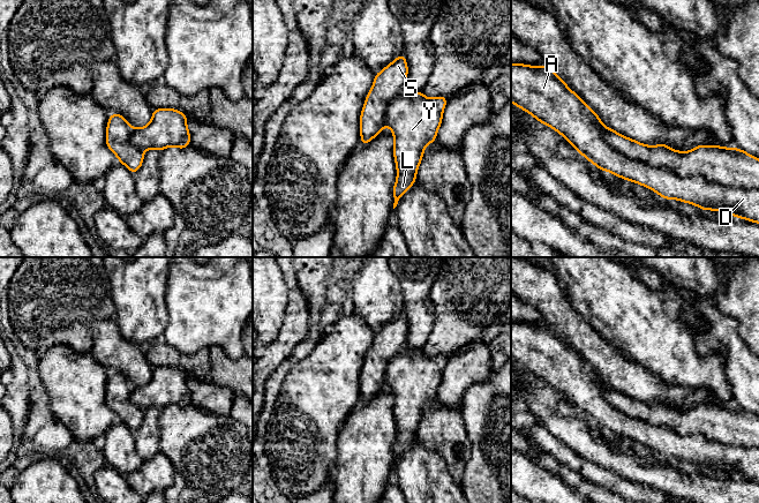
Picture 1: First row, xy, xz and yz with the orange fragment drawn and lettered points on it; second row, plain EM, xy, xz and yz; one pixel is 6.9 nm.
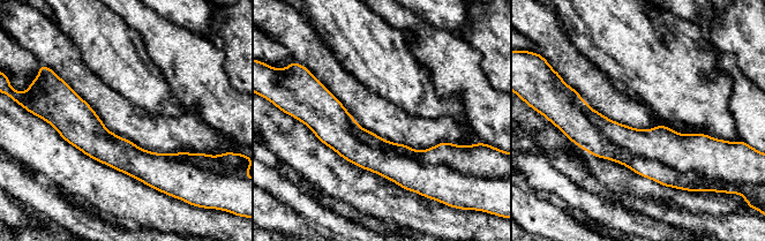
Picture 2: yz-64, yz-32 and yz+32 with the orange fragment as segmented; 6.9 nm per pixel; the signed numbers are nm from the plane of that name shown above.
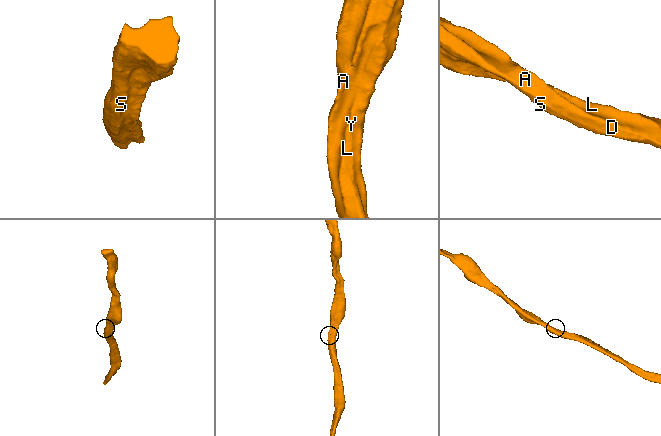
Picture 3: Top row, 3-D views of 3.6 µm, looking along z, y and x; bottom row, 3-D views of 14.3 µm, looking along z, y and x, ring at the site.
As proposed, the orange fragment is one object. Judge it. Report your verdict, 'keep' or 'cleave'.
cleave

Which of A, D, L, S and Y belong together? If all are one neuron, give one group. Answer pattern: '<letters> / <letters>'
A D S / L Y

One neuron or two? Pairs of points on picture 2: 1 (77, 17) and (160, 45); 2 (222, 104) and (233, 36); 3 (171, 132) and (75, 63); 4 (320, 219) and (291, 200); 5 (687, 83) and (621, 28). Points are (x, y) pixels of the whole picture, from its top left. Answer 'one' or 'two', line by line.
1: two
2: two
3: one
4: one
5: one

